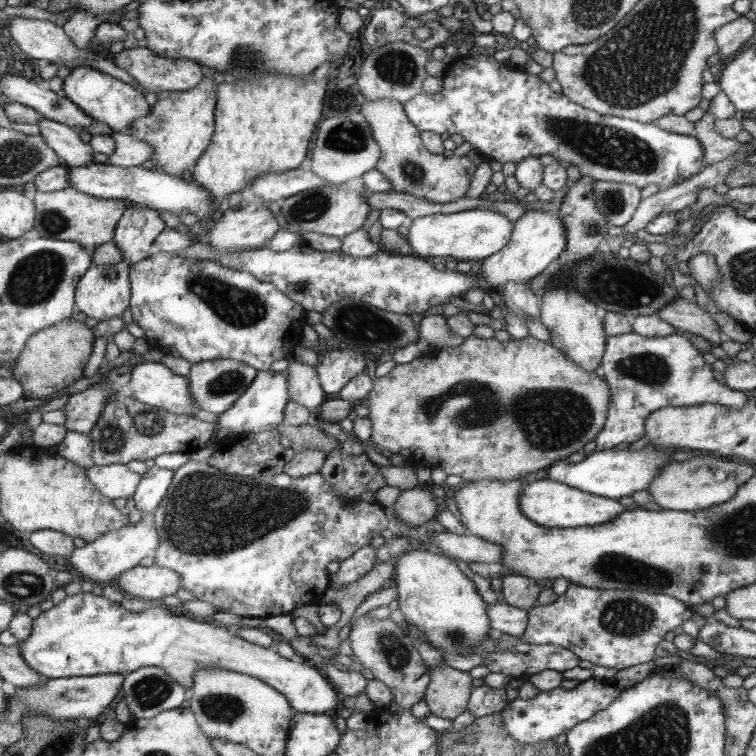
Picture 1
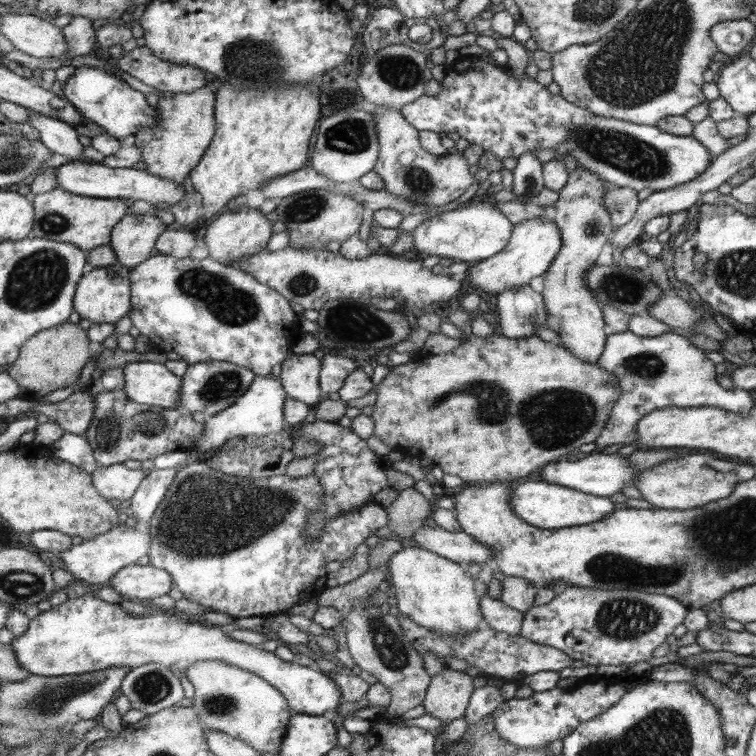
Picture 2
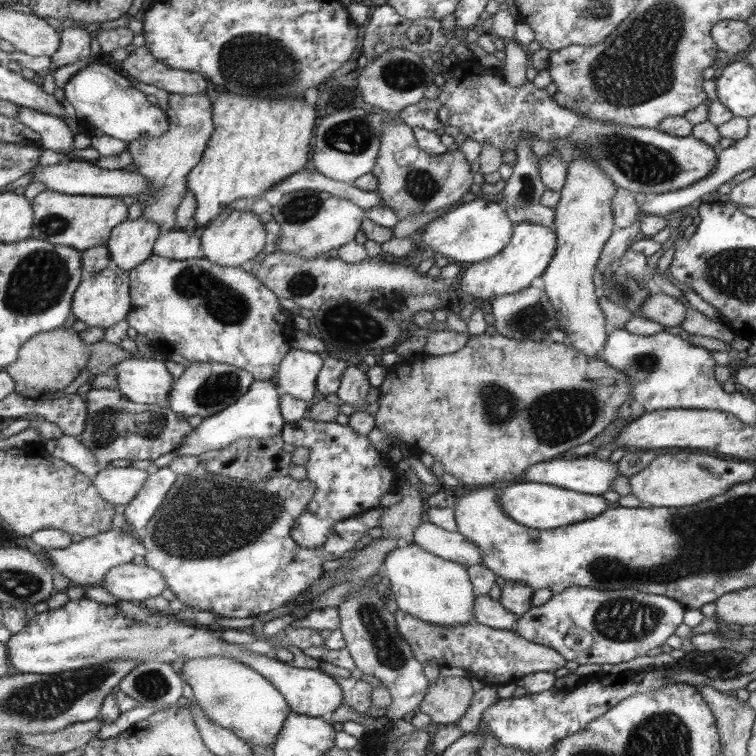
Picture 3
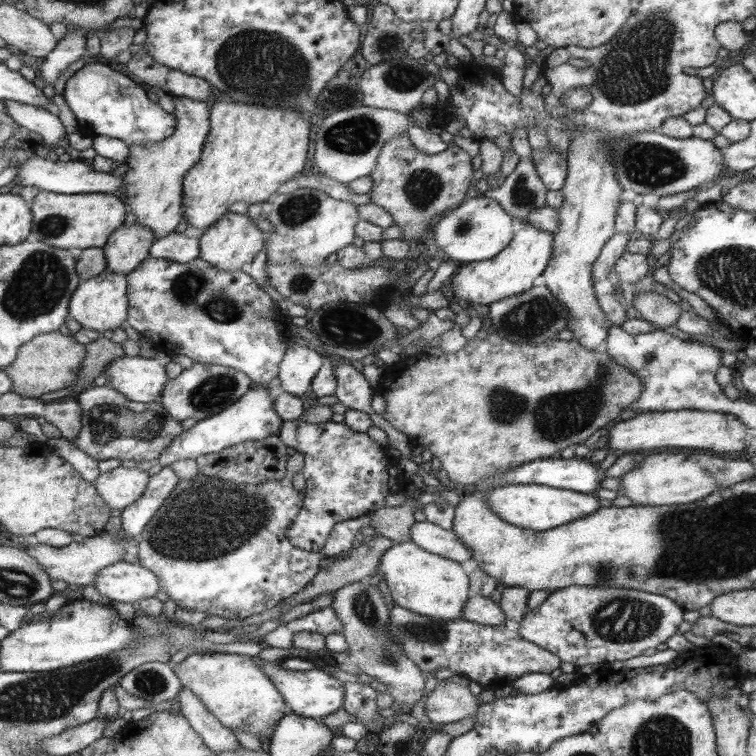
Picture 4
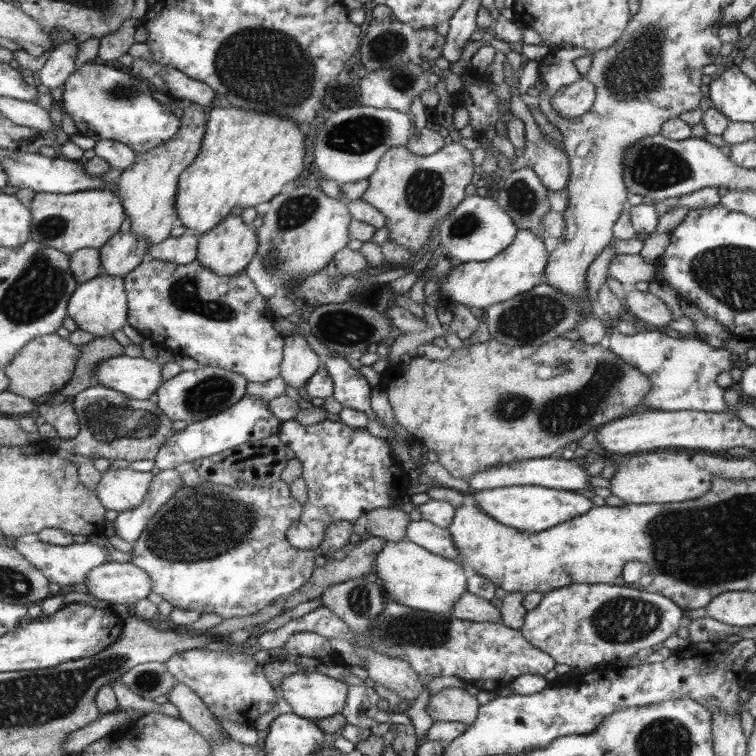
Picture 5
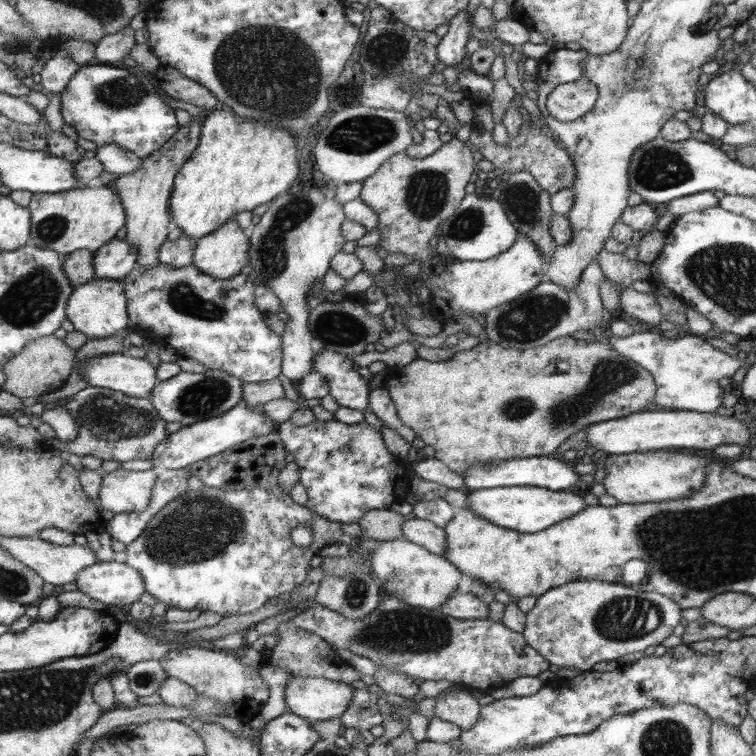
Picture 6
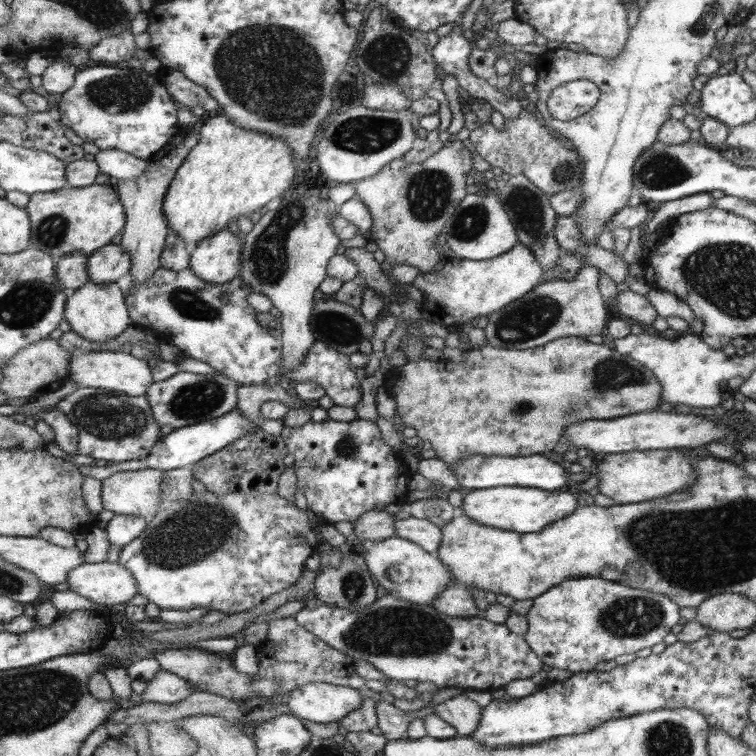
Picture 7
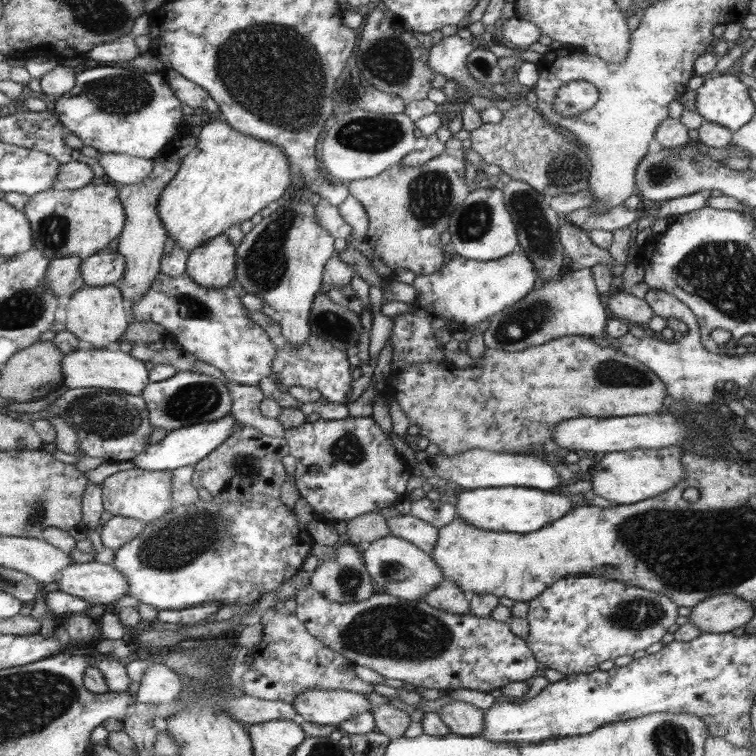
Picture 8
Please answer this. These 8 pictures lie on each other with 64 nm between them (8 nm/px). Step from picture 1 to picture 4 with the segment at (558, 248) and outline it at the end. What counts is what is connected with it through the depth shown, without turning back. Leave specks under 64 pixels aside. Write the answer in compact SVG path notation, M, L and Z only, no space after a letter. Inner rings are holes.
M523 224L522 230L516 232L510 246L504 248L494 258L458 266L451 277L450 290L458 300L468 302L469 306L471 304L489 305L526 292L533 287L534 280L547 270L552 258L550 248L552 240L554 240L554 234L544 232L534 225Z

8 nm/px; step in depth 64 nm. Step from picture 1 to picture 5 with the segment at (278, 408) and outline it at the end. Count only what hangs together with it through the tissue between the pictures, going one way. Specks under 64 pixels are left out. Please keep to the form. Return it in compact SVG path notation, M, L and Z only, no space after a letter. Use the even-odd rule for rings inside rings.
M246 394L238 403L227 408L227 411L220 412L217 416L212 416L205 420L191 423L184 430L176 431L176 434L160 448L159 454L155 458L155 467L160 471L165 469L176 469L182 463L193 462L204 459L211 455L219 455L233 447L240 447L250 440L268 439L272 435L277 435L282 422L270 413L268 401L262 400L258 396Z

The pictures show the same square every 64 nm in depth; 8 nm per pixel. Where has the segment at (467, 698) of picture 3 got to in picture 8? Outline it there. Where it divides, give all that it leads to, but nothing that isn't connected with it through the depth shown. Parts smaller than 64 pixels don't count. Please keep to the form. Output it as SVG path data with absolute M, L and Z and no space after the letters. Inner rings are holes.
M452 702L437 712L452 734L478 737L484 735L486 712L472 704Z

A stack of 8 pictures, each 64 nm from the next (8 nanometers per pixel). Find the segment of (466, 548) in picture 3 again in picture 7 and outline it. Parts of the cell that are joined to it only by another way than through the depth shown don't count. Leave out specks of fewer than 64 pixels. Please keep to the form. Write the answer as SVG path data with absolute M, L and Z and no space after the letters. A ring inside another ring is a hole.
M409 517L395 520L395 536L409 541L414 541L428 553L436 554L442 540L440 526L432 524L429 520Z

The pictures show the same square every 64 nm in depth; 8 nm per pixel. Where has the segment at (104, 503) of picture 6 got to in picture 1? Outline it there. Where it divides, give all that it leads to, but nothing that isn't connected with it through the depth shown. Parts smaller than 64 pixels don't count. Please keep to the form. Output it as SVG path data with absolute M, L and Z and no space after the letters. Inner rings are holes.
M124 464L95 465L86 470L86 474L94 482L96 489L110 500L132 498L143 479L142 475L132 472Z

